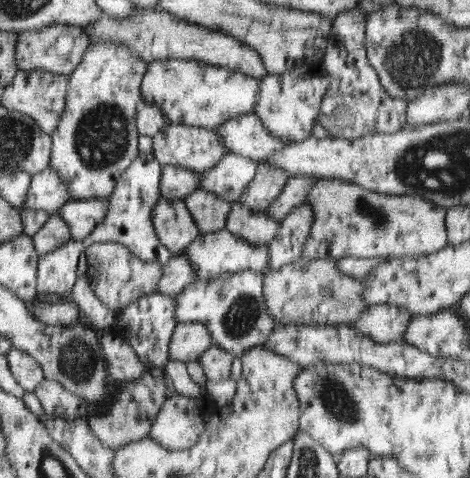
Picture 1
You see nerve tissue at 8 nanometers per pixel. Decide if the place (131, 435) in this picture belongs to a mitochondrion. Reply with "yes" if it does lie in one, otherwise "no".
no

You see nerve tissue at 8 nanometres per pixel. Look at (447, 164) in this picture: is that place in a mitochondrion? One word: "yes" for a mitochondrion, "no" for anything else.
yes

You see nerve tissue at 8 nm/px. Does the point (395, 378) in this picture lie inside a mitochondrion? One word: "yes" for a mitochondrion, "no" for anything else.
no

